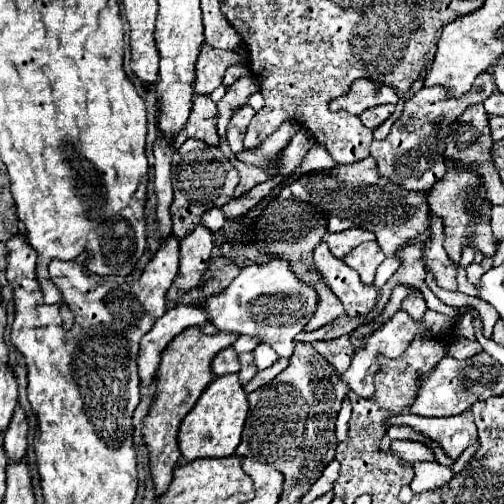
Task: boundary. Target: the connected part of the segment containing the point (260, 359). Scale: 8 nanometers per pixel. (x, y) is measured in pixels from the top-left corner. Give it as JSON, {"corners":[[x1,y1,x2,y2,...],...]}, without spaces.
{"corners":[[262,344,254,350,254,360,256,360,256,366,258,370,264,370,268,364,274,364,280,356,268,346,268,344]]}

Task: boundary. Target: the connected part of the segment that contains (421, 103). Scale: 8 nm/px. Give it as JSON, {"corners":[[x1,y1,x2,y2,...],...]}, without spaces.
{"corners":[[482,72,480,78,476,78,472,90,458,98,454,98,450,90,444,90,444,86,422,88,420,92,416,92,410,100,406,100,404,112,392,124,388,138,380,142,374,140,370,146,370,154,378,160,380,174,414,192,430,190,438,182,438,178,446,174,444,150,446,150,446,138,450,134,450,124,470,104,482,104,492,92,494,92,494,80,488,72]]}

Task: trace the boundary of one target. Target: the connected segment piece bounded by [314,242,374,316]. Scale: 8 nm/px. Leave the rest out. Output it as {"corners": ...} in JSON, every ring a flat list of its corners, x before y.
{"corners":[[324,242,314,250,314,264,322,272,326,284,344,304,348,316,368,314,368,308,374,306,374,286,364,286,350,266,330,254]]}

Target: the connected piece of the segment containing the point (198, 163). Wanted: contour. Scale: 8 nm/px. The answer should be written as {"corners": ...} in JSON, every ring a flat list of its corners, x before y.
{"corners":[[186,140,172,156,172,188,174,202,170,206,172,236,178,240,192,234,200,224,200,214,214,206,224,206,232,200,234,188,238,186,238,170,228,162,218,146,208,146,200,140]]}

